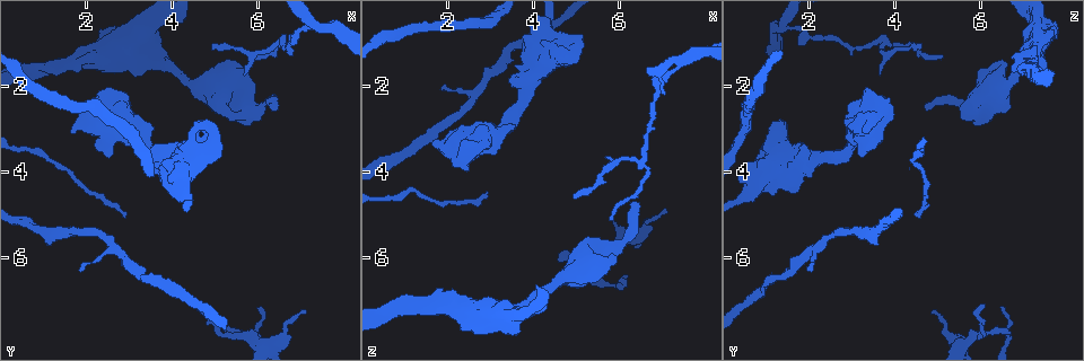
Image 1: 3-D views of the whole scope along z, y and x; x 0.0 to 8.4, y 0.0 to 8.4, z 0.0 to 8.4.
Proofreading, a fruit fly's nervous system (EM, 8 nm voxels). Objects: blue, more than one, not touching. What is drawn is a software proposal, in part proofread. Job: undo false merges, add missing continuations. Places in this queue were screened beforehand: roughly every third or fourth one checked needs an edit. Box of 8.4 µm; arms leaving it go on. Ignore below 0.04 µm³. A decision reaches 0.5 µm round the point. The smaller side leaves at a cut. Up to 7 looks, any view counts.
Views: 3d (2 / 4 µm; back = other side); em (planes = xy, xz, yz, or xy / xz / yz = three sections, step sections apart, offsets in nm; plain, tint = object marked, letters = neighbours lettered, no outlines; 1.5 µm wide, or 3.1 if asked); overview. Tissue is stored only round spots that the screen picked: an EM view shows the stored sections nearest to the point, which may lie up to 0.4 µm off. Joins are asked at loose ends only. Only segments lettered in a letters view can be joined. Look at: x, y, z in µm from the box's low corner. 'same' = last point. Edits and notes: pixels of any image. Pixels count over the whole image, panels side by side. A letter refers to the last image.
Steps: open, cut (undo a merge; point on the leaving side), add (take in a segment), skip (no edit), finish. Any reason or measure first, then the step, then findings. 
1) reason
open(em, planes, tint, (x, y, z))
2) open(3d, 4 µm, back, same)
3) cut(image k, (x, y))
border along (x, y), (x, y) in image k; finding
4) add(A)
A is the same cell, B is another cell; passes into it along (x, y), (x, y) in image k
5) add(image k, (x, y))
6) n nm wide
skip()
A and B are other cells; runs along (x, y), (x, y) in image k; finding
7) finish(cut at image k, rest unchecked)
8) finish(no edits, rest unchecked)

free end
open(3d, 2 µm, back, (2.70, 0.80, 7.80))

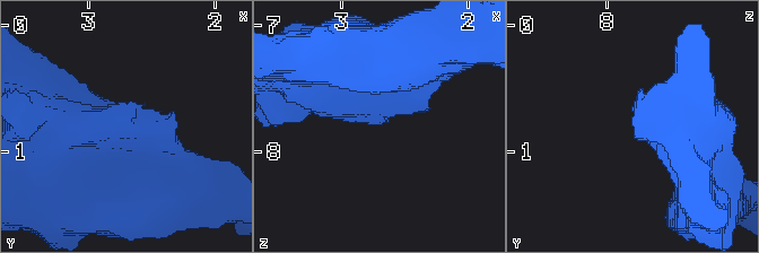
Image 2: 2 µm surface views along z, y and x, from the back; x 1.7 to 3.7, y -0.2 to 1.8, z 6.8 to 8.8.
open(em, xy, step 8, tint, (2.72, 0.78, 7.76))

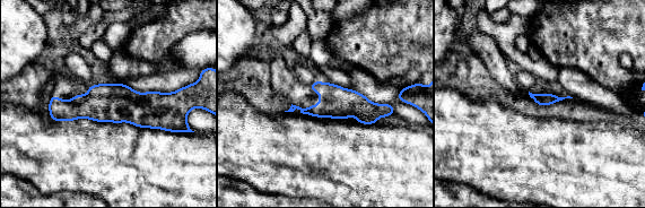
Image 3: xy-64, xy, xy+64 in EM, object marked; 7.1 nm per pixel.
cut it another way
open(em, planes, letters, same)

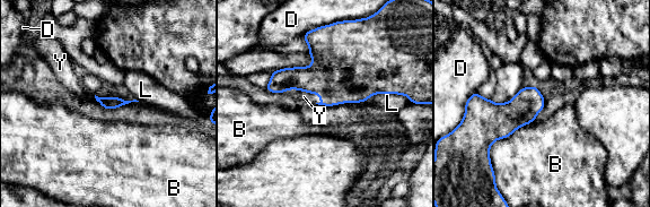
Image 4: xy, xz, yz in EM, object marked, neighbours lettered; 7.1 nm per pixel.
add(Y)
Y is the same cell, B, D and L are other cells; passes into it along (335, 76), (304, 91), (304, 96) in image 4; the neuron continues

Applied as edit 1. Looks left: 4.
see it whole again
open(overview)

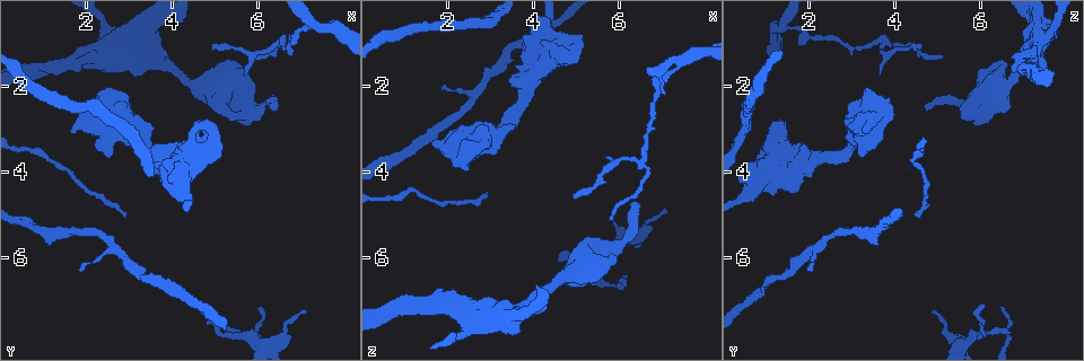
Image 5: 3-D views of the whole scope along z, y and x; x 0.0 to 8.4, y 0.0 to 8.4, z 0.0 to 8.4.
thin end
open(em, 3.1 µm, planes, plain, (4.95, 1.05, 4.60))

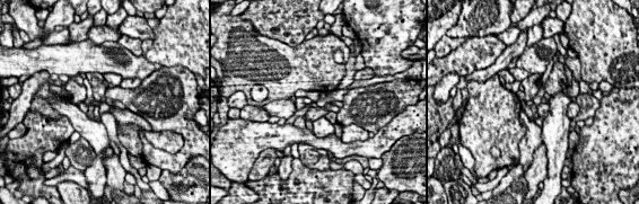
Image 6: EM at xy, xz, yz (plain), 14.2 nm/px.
see the neighbours
open(em, 3.1 µm, planes, letters, same)

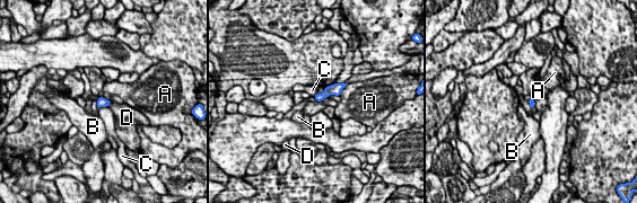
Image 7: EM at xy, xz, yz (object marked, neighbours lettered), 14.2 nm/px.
90 nm wide
skip()
A, B, C and D are other cells; none of them fits

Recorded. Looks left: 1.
finish(add at image 4, rest unchecked)

